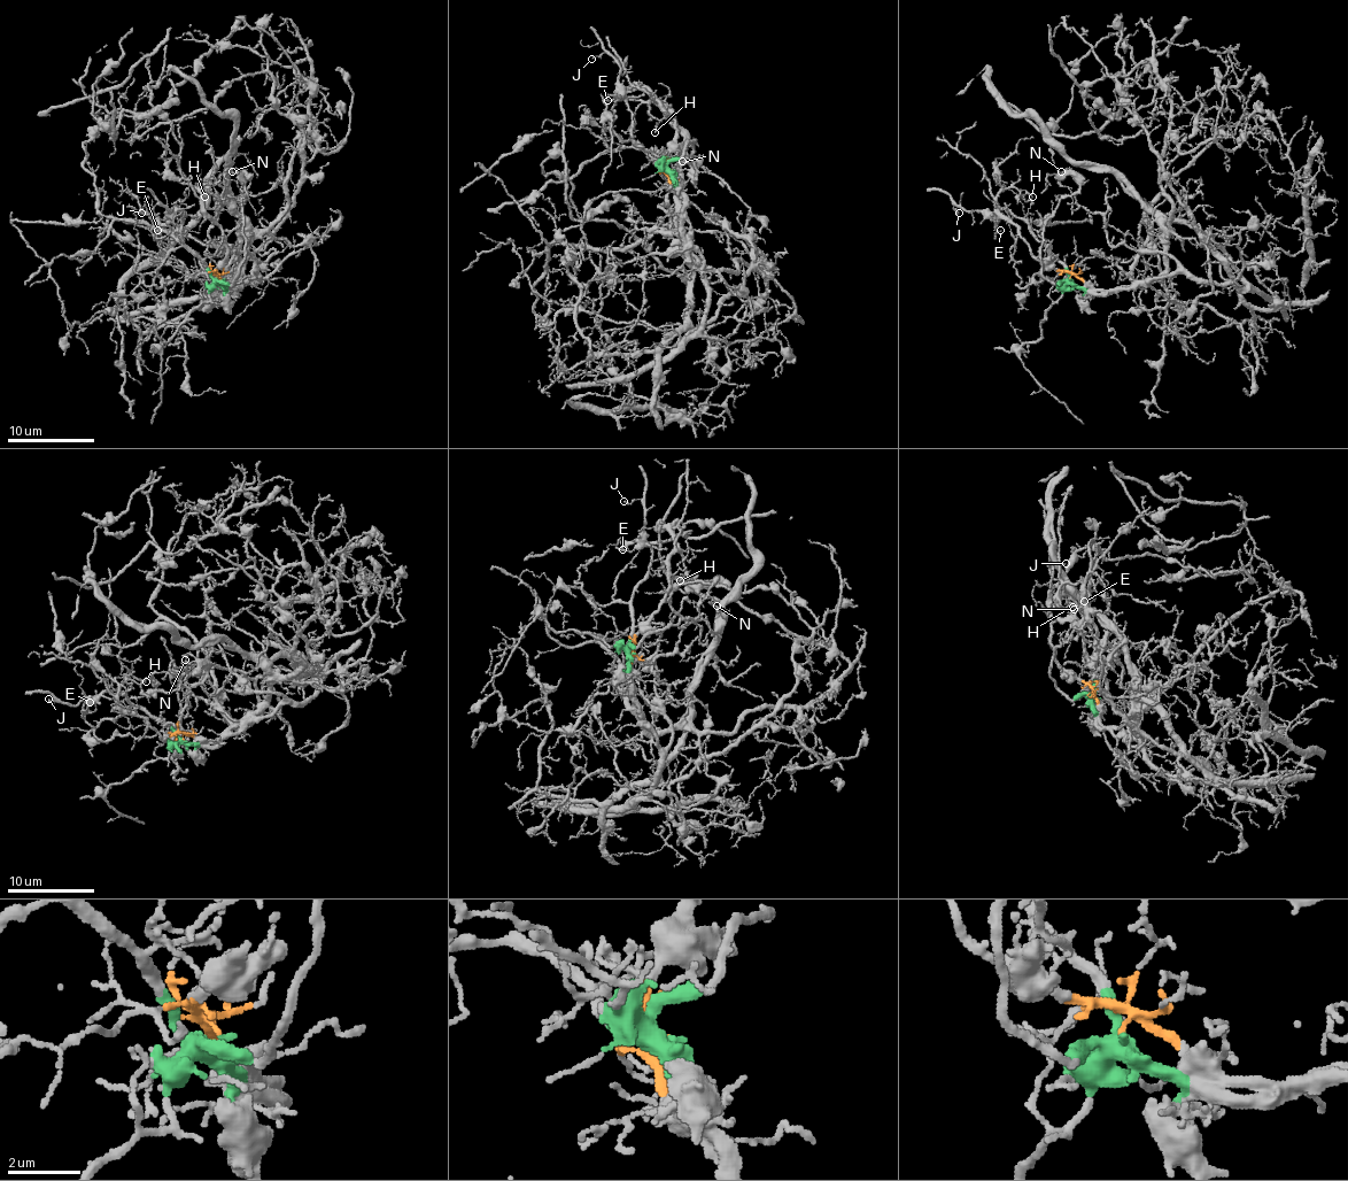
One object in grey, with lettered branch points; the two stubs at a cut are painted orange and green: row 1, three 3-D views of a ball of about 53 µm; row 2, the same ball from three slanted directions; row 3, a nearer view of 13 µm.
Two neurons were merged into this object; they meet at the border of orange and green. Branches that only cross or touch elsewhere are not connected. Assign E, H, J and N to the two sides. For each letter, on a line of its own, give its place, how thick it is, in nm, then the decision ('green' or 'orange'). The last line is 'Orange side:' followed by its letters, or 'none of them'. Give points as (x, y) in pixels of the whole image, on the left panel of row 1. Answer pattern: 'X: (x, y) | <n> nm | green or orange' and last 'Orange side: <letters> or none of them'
E: (157, 230) | 100 nm | green
H: (204, 197) | 130 nm | orange
J: (141, 213) | 100 nm | green
N: (232, 171) | 140 nm | green
Orange side: H

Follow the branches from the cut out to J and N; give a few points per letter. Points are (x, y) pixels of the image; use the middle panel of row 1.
J: (672, 170), (663, 170), (635, 144), (633, 110), (619, 83), (619, 66), (606, 52), (591, 59)
N: (672, 170), (667, 166), (681, 156), (689, 141), (696, 141), (691, 159), (696, 178), (694, 170), (682, 161)

